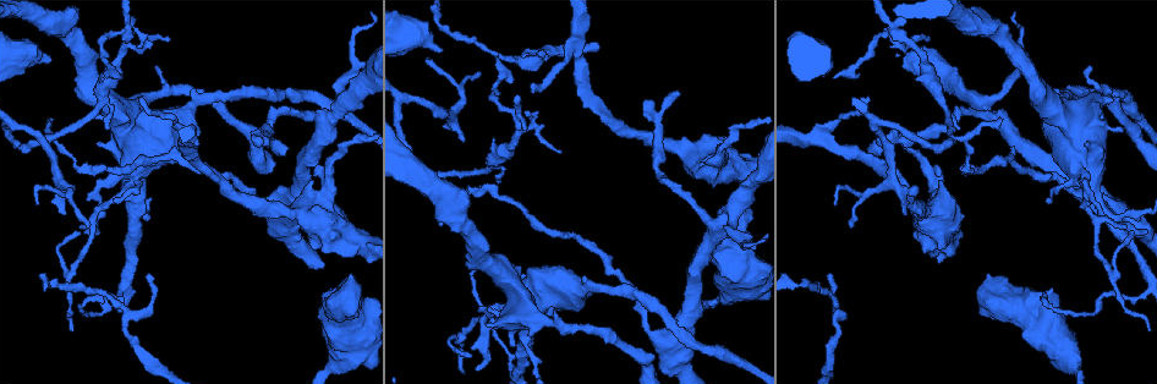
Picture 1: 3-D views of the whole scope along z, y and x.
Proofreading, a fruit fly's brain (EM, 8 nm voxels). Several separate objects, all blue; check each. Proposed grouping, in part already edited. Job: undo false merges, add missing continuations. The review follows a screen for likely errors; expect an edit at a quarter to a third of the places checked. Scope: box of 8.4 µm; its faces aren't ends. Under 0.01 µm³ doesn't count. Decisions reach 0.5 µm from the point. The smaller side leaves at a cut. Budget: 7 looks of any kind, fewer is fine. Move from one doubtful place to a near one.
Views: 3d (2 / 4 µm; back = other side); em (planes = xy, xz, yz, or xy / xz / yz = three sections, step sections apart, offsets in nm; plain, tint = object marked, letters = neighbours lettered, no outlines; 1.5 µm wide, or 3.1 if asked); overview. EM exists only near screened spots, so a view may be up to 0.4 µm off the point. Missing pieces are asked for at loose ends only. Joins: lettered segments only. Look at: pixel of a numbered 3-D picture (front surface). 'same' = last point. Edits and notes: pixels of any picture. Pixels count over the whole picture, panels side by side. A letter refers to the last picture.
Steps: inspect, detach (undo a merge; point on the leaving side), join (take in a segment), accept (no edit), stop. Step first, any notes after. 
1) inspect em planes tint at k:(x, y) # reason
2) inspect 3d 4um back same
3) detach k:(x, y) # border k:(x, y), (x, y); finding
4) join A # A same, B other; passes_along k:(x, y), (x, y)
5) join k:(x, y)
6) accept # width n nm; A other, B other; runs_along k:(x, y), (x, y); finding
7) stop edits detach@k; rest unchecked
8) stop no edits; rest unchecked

inspect 3d 2um back at 1:(50, 141) # branch point

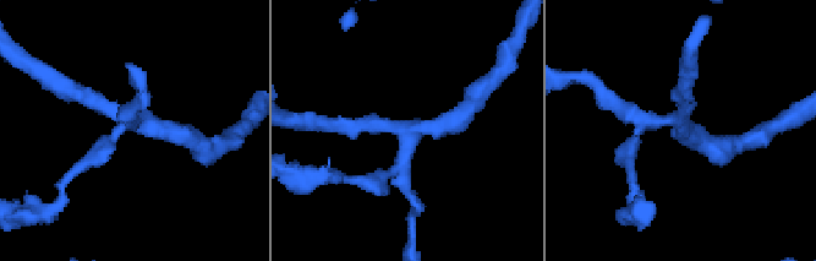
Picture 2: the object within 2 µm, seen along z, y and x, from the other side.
inspect em planes plain at 2:(132, 119) # need the tissue

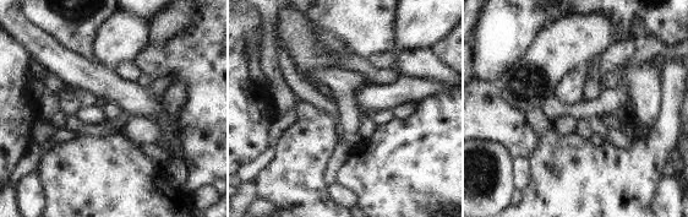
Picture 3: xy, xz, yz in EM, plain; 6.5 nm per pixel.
inspect em planes letters same # what lies round it

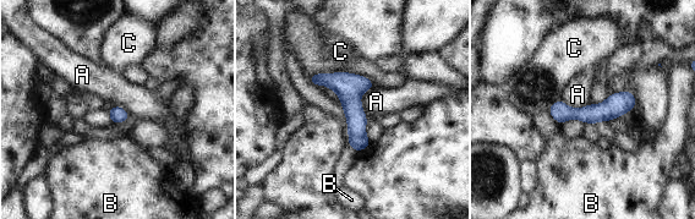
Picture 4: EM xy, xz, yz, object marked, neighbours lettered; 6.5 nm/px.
accept # longest_contact A 200 nm; A other, B other, C other; runs_along 4:(313, 78), (350, 98), (366, 143); continuous, no second cell

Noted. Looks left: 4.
inspect em planes letters at 1:(519, 138) # abrupt turn

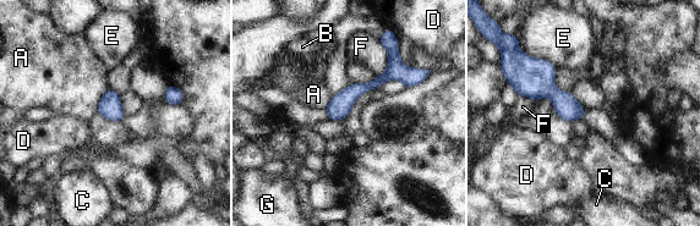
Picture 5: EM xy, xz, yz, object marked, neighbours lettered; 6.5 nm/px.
accept # A other, B other, C other, D other, E other, F other, G other; one cell here

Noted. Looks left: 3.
inspect em planes tint at 1:(132, 314) # branch point

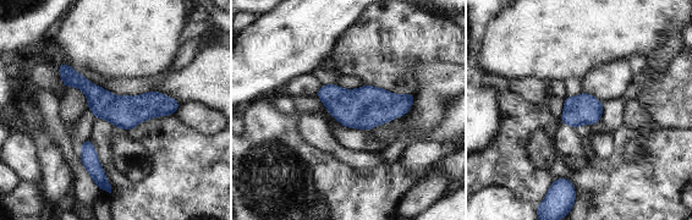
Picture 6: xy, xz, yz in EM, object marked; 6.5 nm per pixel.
inspect em planes letters same # what lies round it

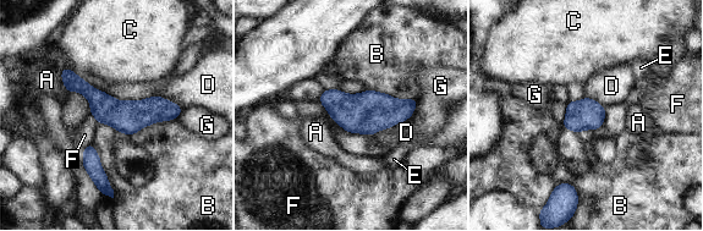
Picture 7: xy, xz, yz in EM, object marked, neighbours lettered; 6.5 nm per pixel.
accept # A other, B other, C other, D other, E other, F other, G other; border 7:(176, 117), (128, 135), (98, 124); continuous, no second cell

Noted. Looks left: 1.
stop no edits; rest unchecked

